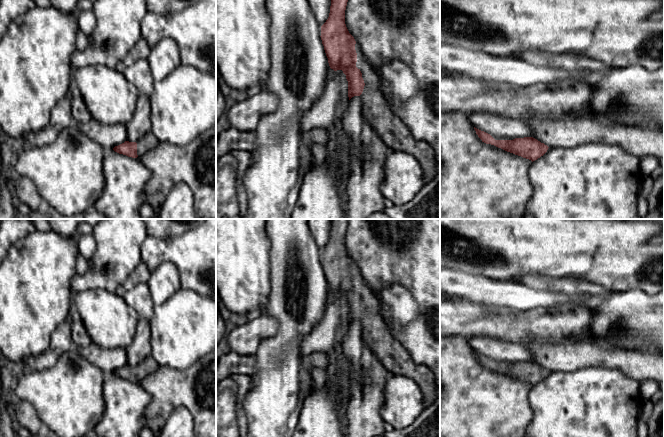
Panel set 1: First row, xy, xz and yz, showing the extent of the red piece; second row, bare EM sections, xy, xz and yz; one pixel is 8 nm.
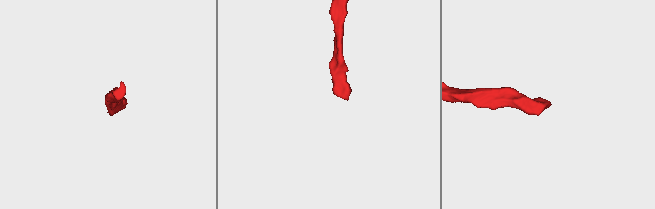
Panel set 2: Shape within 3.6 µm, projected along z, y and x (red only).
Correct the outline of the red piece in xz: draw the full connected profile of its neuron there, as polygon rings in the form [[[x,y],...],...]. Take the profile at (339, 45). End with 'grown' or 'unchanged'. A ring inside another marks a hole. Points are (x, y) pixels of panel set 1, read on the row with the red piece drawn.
[[[331,0],[330,13],[326,22],[321,26],[321,40],[324,46],[328,63],[334,71],[342,70],[348,81],[349,100],[359,96],[362,101],[364,115],[386,144],[389,151],[403,151],[413,155],[420,163],[425,183],[431,181],[436,175],[438,162],[434,149],[425,141],[416,140],[408,127],[397,117],[388,101],[380,91],[380,79],[373,67],[364,58],[358,58],[355,50],[356,41],[349,33],[345,24],[345,10],[348,0]]]; grown

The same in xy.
[[[151,131],[142,136],[137,142],[125,141],[120,145],[115,146],[113,150],[128,157],[139,158],[149,150],[157,147],[159,143],[160,141]]]; grown

